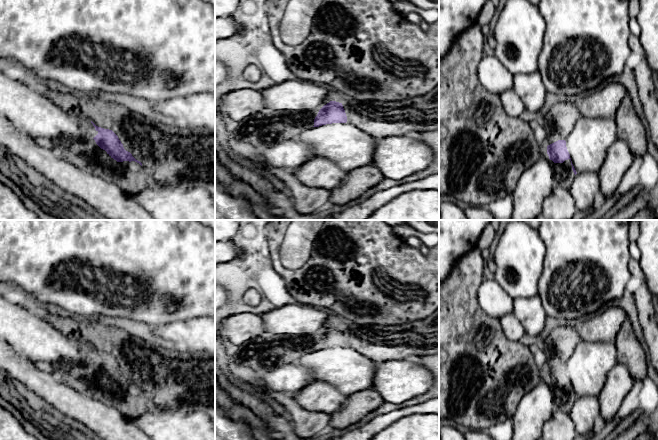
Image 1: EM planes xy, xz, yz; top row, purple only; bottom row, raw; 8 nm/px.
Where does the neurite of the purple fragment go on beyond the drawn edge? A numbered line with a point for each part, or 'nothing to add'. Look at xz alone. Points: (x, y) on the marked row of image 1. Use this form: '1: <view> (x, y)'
1: xz (266, 128)

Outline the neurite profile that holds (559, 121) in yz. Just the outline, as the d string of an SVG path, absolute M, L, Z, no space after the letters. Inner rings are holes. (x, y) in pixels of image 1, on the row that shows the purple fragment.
M559 102L554 104L542 122L547 134L546 149L548 145L558 140L565 140L580 116L577 103Z

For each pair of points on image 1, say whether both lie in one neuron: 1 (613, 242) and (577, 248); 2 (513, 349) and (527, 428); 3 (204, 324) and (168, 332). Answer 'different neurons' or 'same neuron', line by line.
1: same neuron
2: different neurons
3: same neuron

